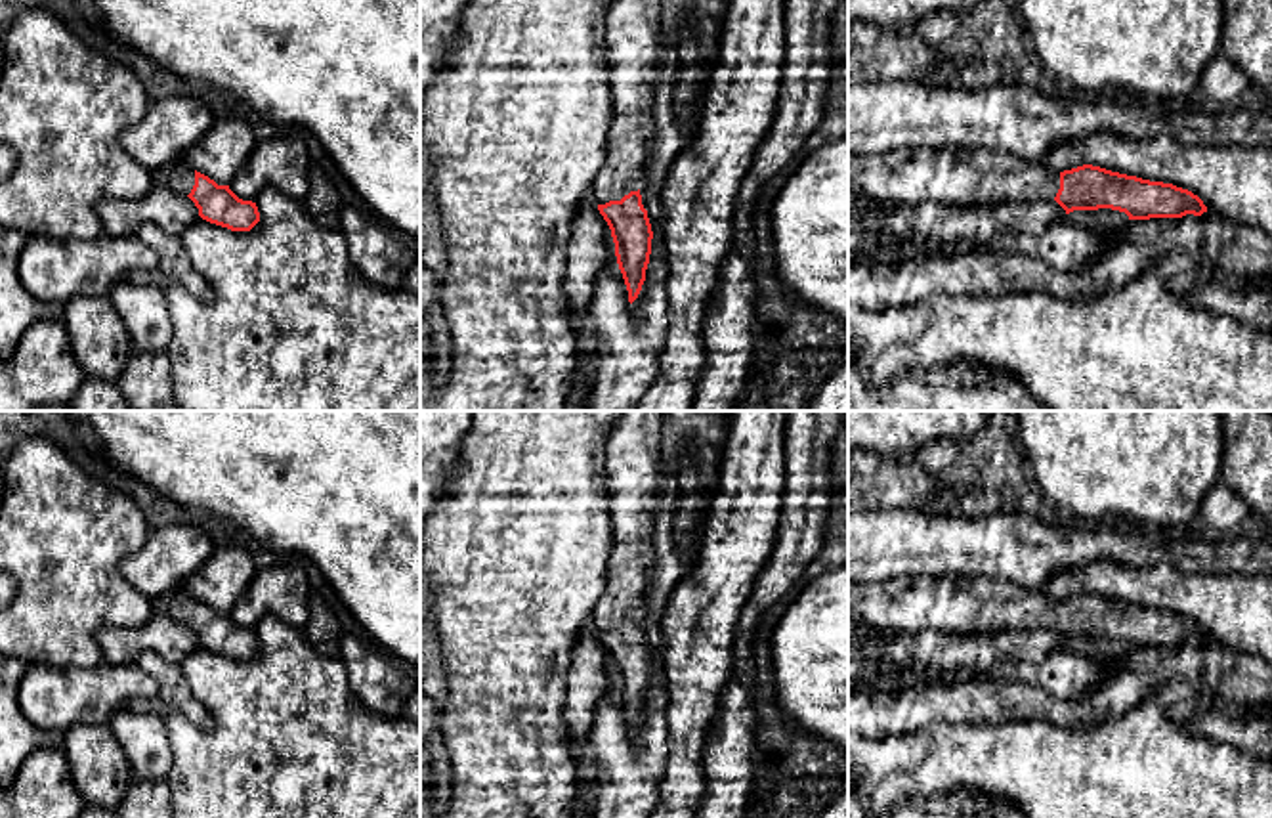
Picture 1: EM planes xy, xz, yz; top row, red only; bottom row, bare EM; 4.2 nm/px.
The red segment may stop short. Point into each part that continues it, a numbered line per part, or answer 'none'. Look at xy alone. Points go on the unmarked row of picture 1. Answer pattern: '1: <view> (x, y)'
1: xy (180, 604)

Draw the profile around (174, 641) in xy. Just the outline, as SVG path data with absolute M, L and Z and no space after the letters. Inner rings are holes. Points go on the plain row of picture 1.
M162 604L139 629L118 625L99 629L97 642L103 659L111 665L132 663L143 650L183 665L185 657L201 646L195 631L187 623L176 621Z

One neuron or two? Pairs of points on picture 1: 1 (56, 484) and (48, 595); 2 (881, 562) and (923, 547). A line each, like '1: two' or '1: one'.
1: one
2: one

